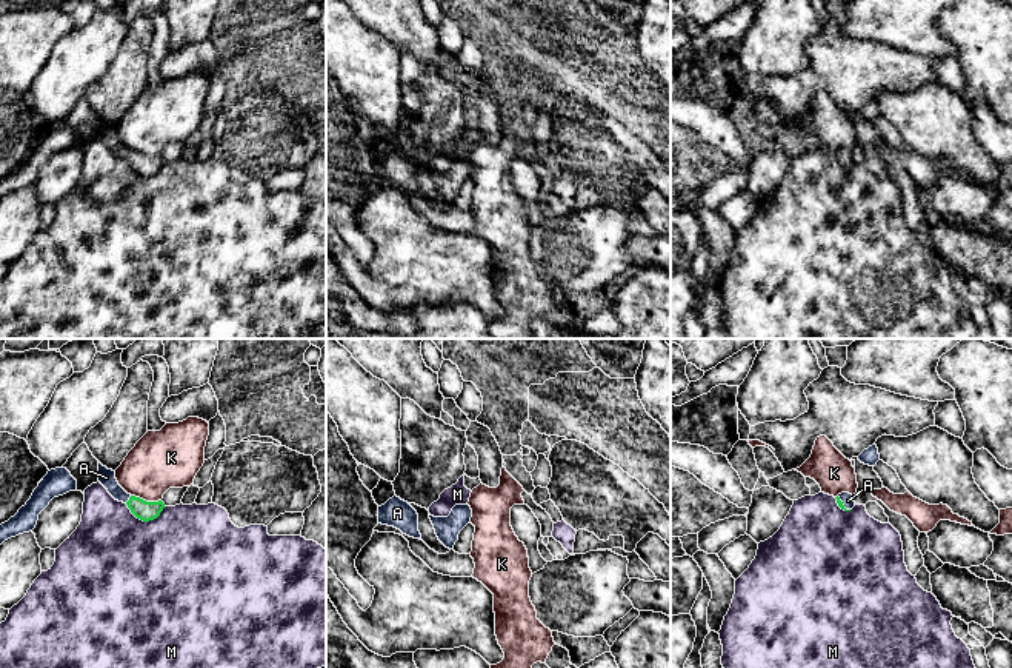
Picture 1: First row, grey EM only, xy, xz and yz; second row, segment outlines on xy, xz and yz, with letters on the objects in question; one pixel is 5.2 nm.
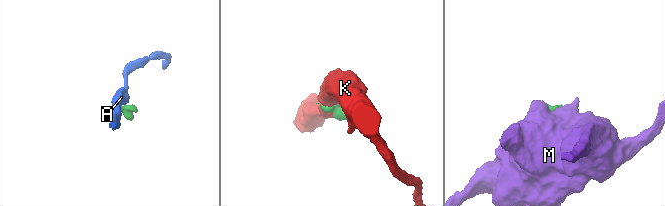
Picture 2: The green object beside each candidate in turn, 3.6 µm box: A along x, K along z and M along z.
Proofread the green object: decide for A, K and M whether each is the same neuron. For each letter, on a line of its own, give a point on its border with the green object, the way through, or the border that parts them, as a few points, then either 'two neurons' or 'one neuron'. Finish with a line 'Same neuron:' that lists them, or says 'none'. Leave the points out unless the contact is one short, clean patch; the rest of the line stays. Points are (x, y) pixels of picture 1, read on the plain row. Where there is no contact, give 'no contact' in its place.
A: contact xy (129, 154); way xy (140, 163), (129, 154), (106, 133); one neuron
K: contact xy (145, 156); two neurons
M: contact xy (145, 176); two neurons
Same neuron: A

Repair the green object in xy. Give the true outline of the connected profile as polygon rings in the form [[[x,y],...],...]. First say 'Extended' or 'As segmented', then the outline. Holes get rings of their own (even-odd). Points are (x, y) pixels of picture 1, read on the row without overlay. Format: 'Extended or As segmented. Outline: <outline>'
Extended. Outline: [[[98,117],[98,137],[108,145],[108,148],[118,157],[123,157],[128,160],[131,168],[143,175],[149,177],[160,171],[160,168],[165,163],[165,159],[161,155],[158,157],[146,157],[140,152],[128,149],[117,137],[115,126],[108,125]]]

